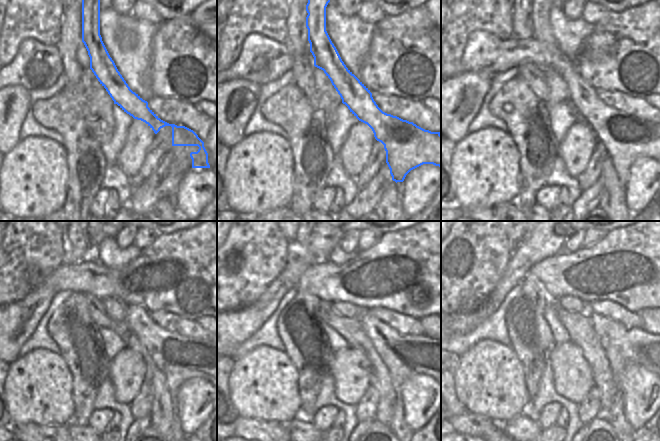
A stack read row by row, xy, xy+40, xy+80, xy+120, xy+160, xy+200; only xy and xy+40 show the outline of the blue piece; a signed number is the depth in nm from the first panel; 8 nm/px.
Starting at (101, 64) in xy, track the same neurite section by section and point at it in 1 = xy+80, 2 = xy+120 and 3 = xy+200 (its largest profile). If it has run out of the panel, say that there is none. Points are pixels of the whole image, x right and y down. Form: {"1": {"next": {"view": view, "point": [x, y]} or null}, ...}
{"1": {"next": {"view": "xy+80", "point": [626, 138]}}, "2": {"next": {"view": "xy+120", "point": [180, 358]}}, "3": {"next": {"view": "xy+200", "point": [623, 346]}}}

